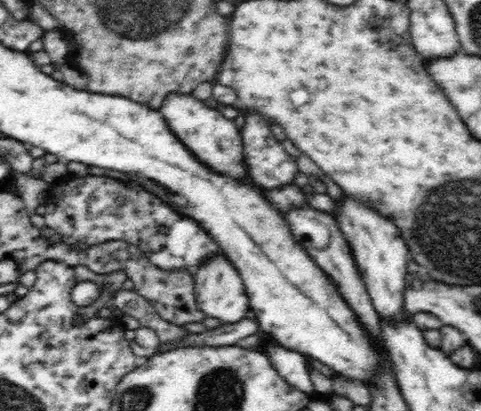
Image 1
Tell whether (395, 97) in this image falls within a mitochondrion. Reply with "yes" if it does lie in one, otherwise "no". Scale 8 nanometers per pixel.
no

